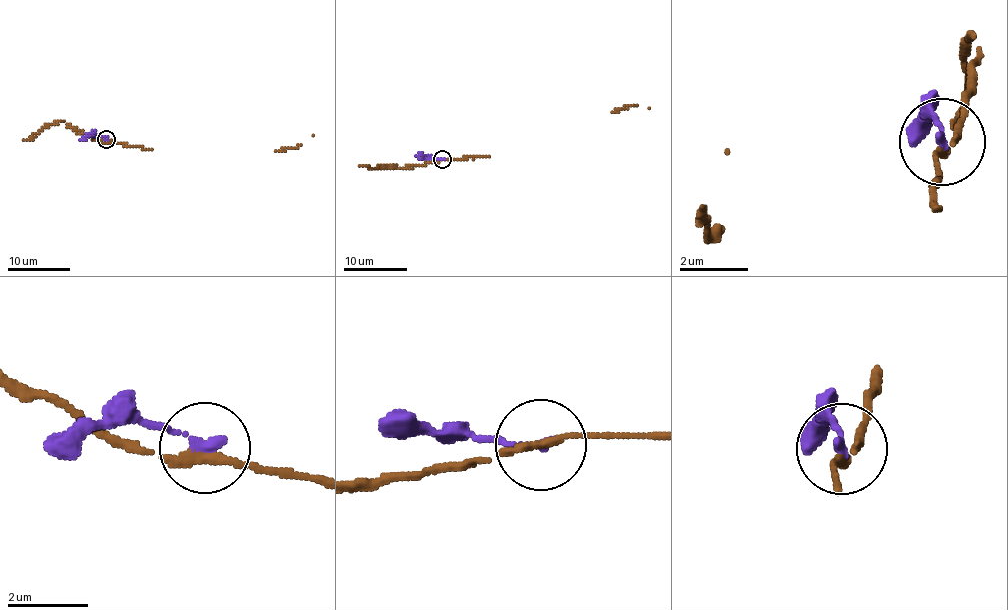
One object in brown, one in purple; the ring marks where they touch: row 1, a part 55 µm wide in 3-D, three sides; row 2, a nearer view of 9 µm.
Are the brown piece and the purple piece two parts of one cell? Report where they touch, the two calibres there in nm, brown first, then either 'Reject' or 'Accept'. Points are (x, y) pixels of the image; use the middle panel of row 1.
Place: (442, 159). Thickness 200 nm (brown) against 240 nm. Reject

